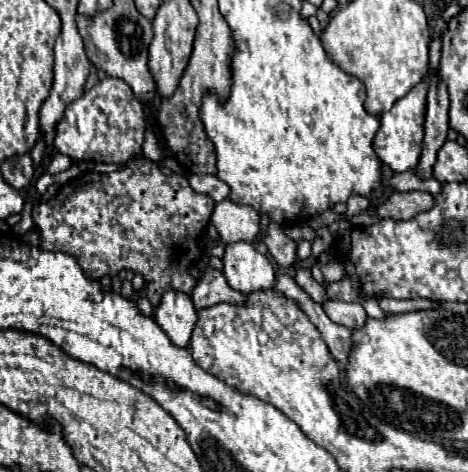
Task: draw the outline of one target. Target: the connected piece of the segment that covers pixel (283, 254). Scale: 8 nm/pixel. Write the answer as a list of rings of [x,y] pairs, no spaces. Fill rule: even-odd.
[[[271,223],[263,241],[281,267],[291,267],[297,261],[297,243],[283,233],[281,225]]]

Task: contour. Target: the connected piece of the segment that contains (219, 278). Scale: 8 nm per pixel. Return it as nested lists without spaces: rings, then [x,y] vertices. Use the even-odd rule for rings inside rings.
[[[201,261],[199,265],[203,269],[203,277],[199,279],[197,287],[191,293],[193,305],[197,309],[205,309],[205,307],[213,307],[217,303],[229,303],[229,305],[245,305],[247,295],[235,291],[229,287],[227,279],[223,277],[221,271],[213,269],[207,265],[207,261]]]

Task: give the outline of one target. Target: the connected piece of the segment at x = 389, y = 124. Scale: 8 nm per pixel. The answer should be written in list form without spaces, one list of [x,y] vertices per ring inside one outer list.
[[[429,77],[417,83],[405,97],[401,97],[391,111],[381,115],[381,127],[373,139],[373,149],[377,157],[389,165],[395,173],[413,171],[417,167],[421,155],[421,141],[423,141],[423,121],[425,121],[425,107],[427,107],[427,93],[429,93]]]

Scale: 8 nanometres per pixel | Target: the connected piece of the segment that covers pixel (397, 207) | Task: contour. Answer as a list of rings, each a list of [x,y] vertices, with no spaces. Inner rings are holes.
[[[409,191],[409,193],[393,193],[381,207],[377,207],[377,215],[381,219],[389,217],[393,221],[407,221],[413,219],[417,213],[429,211],[435,205],[435,197],[423,191]]]

